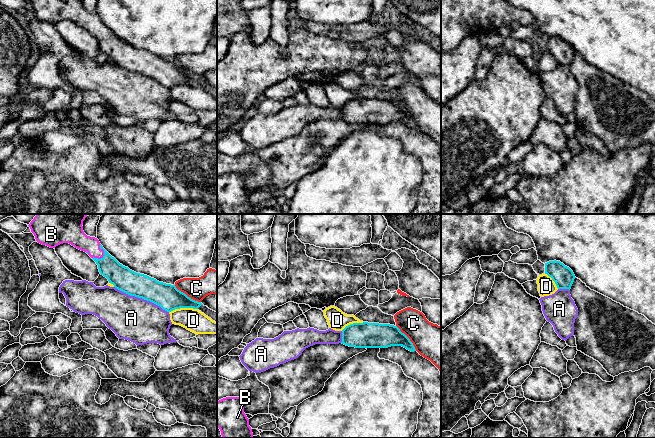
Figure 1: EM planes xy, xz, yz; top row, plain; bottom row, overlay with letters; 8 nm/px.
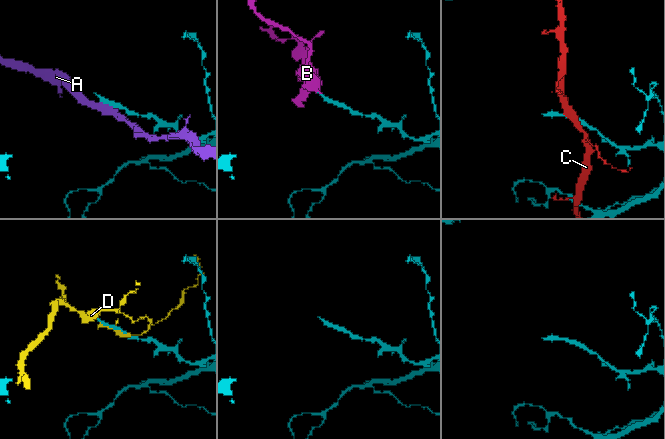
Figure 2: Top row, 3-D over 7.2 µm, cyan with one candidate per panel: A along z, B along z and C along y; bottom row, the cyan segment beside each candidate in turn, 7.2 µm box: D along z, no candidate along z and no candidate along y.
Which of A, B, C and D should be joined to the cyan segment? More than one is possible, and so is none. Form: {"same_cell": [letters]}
{"same_cell": ["B"]}

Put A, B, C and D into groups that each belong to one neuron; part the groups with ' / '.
A / B / C / D

